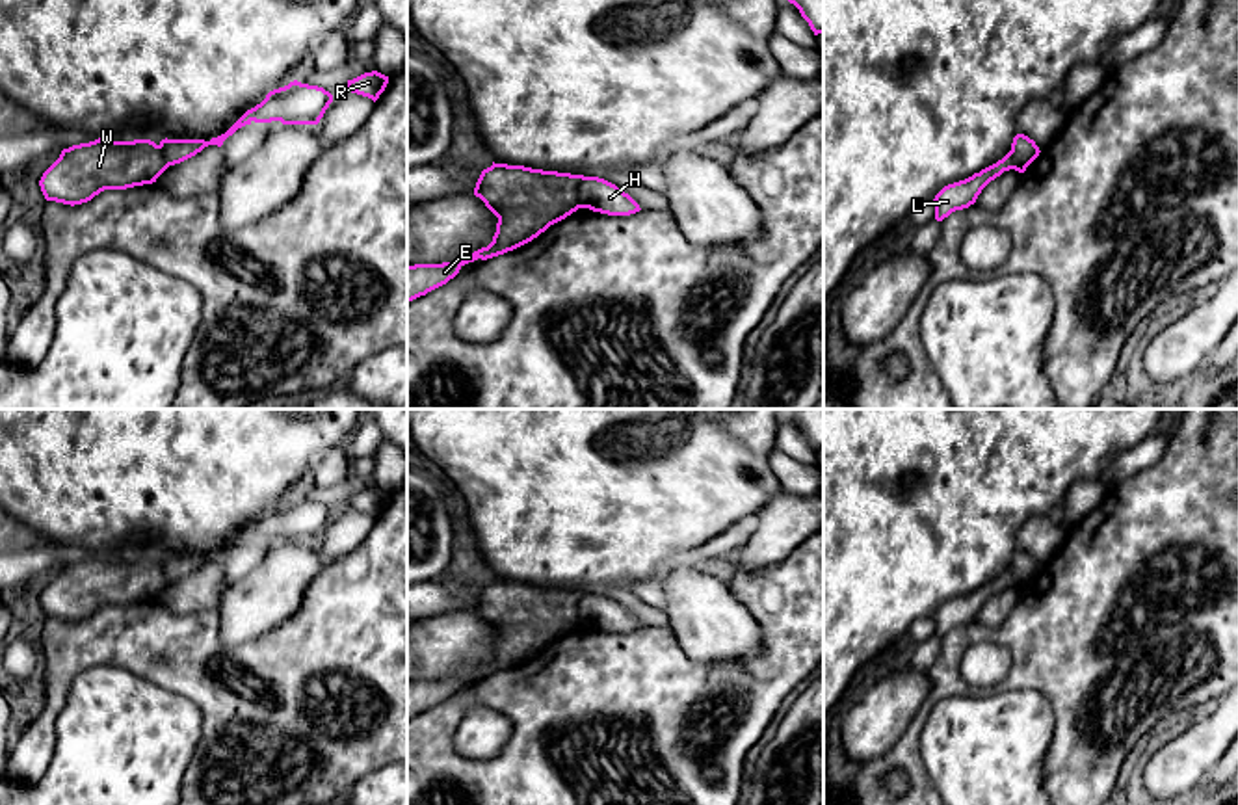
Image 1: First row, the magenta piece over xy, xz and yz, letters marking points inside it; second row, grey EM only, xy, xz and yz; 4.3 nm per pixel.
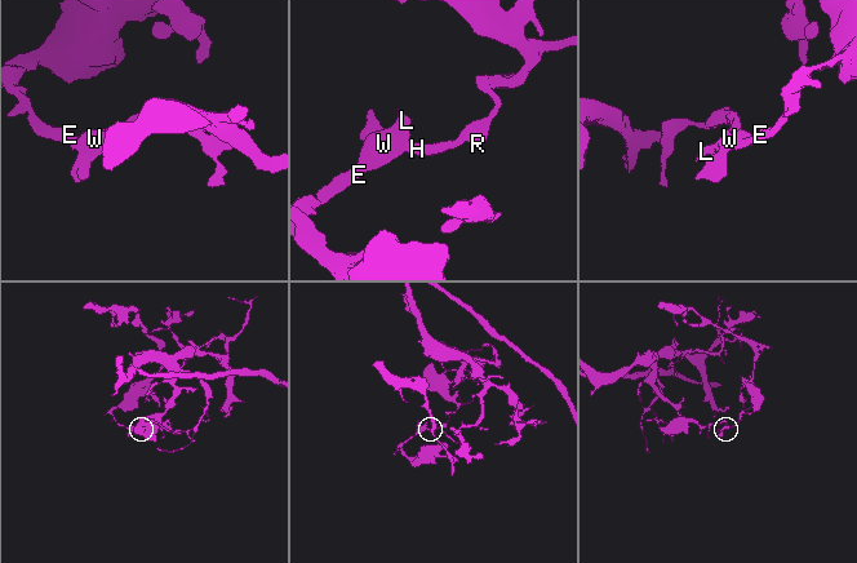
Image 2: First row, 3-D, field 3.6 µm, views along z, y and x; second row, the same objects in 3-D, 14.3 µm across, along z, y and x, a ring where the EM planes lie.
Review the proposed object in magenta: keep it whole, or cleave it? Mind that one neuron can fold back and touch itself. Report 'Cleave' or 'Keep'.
Cleave

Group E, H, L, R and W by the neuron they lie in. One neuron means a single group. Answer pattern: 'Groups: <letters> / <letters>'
Groups: E L W / H R

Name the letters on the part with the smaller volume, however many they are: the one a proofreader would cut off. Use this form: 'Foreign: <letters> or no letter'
Foreign: E, L, W

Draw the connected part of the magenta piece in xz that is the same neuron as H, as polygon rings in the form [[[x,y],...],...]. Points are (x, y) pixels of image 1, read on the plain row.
[[[586,593],[578,602],[580,625],[608,632],[630,632],[639,628],[639,621],[615,600],[599,595]]]

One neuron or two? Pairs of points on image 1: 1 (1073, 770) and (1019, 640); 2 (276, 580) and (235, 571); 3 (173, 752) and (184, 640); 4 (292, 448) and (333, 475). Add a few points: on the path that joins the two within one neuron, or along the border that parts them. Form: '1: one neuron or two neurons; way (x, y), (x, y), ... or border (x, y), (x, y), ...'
1: one neuron; way (1073, 739), (1071, 692), (1051, 672)
2: two neurons; border (270, 549), (227, 588)
3: two neurons; border (140, 675), (183, 694), (197, 709), (203, 731)
4: two neurons; border (346, 443), (326, 450), (307, 480)

